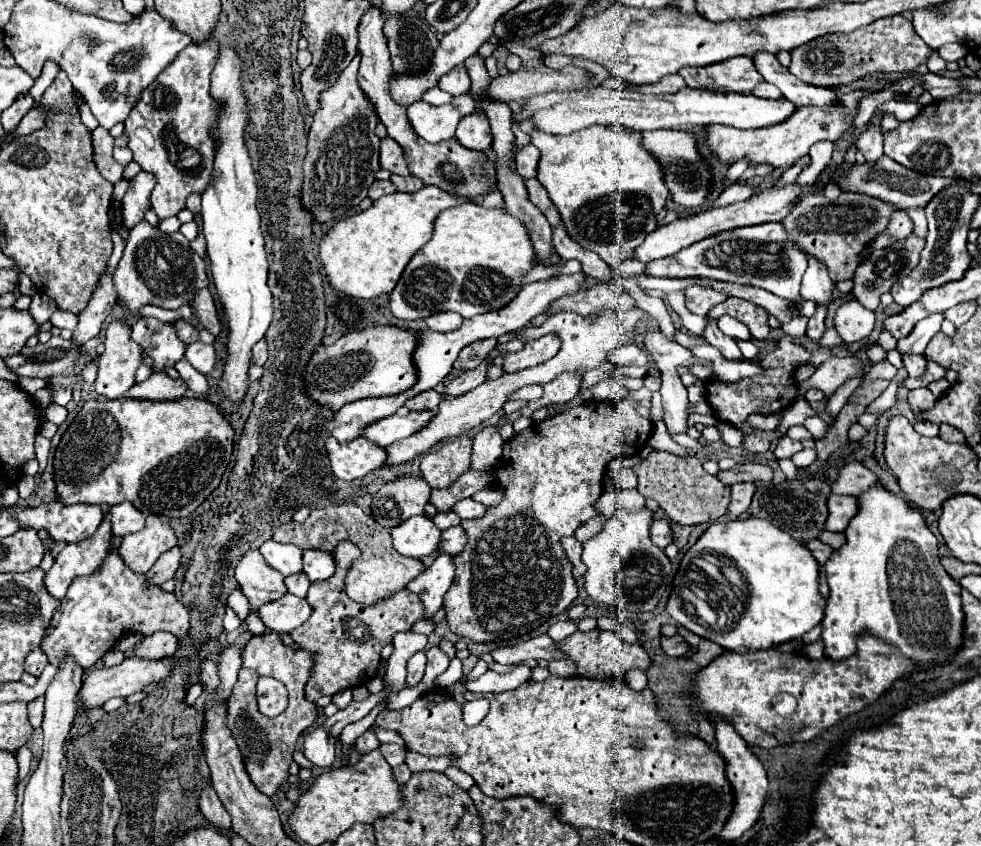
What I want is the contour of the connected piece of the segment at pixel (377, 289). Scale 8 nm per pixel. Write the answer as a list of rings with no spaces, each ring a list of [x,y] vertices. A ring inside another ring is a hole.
[[[427,185],[415,193],[397,191],[381,197],[373,201],[367,211],[341,219],[331,227],[319,247],[319,259],[329,283],[345,295],[363,299],[375,299],[383,293],[391,293],[411,257],[431,241],[439,213],[469,201],[469,197],[457,197],[435,185]]]

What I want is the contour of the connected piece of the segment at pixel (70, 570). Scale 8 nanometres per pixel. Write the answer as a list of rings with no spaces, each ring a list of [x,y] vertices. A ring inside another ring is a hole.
[[[105,511],[101,525],[91,539],[85,539],[79,543],[67,543],[65,549],[57,555],[53,567],[45,575],[47,591],[53,597],[63,599],[67,593],[67,587],[71,585],[75,577],[83,573],[93,573],[101,565],[103,557],[107,555],[111,535],[113,535],[111,533],[111,513]]]

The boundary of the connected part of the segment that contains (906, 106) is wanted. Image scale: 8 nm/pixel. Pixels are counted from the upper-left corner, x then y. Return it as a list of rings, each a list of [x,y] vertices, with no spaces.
[[[889,101],[889,103],[881,105],[881,107],[877,107],[877,111],[881,111],[881,115],[893,113],[899,121],[907,121],[907,119],[915,117],[921,109],[923,109],[923,105],[919,105],[919,103],[907,103],[907,101]]]

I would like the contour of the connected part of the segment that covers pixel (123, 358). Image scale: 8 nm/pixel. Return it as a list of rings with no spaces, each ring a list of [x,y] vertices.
[[[113,321],[105,331],[105,353],[99,355],[99,373],[95,381],[95,391],[103,399],[121,399],[135,385],[141,349],[129,335],[131,329],[123,321]]]

